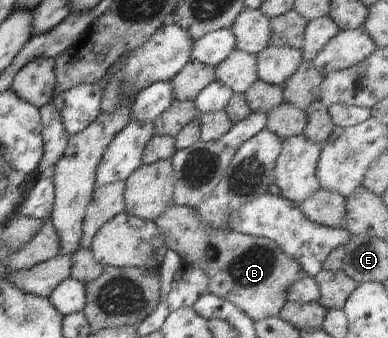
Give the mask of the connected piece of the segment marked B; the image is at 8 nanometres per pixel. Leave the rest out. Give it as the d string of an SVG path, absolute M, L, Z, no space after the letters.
M170 205L160 217L154 219L154 223L162 233L160 237L169 253L178 255L185 265L198 267L208 275L208 293L230 301L254 322L276 317L288 301L286 291L290 289L290 285L308 277L298 261L288 257L271 239L249 236L229 228L206 227L202 225L195 208Z

